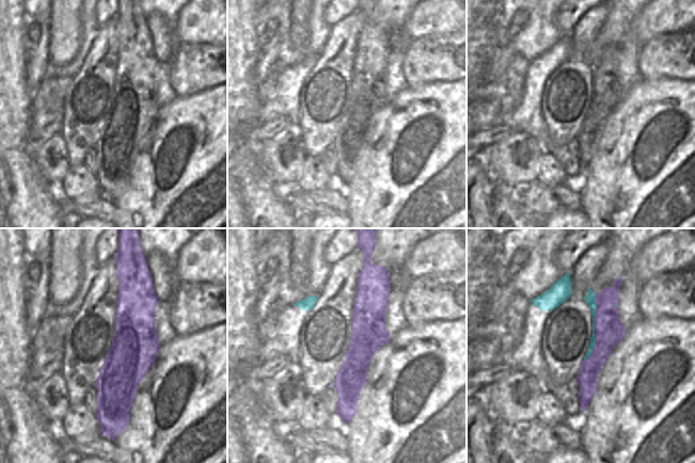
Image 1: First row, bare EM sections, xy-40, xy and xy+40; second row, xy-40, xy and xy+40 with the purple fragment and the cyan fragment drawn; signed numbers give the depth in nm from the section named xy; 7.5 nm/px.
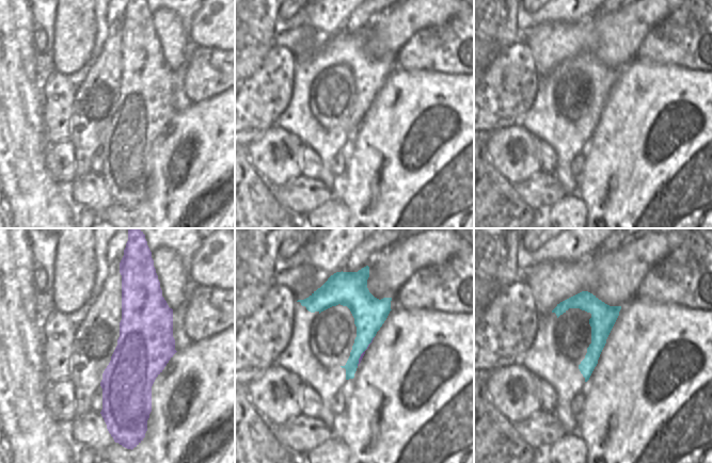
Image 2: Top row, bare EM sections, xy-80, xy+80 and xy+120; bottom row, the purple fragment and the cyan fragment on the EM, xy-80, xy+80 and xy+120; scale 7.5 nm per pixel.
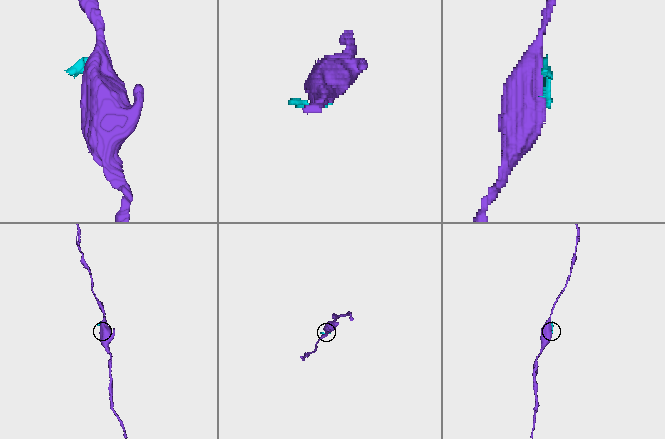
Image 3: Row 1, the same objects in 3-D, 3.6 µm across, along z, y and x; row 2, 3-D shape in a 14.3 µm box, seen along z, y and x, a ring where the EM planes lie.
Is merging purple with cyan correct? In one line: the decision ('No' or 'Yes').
No

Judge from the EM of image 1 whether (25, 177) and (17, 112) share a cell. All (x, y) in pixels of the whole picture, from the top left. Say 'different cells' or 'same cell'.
same cell

